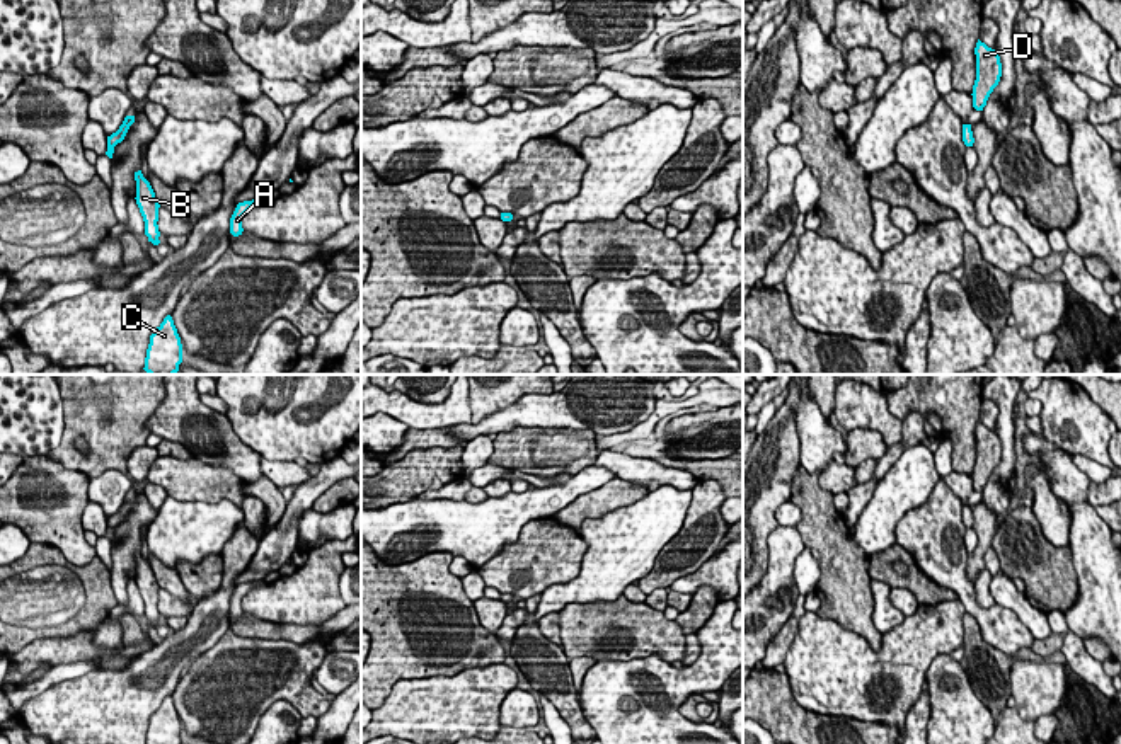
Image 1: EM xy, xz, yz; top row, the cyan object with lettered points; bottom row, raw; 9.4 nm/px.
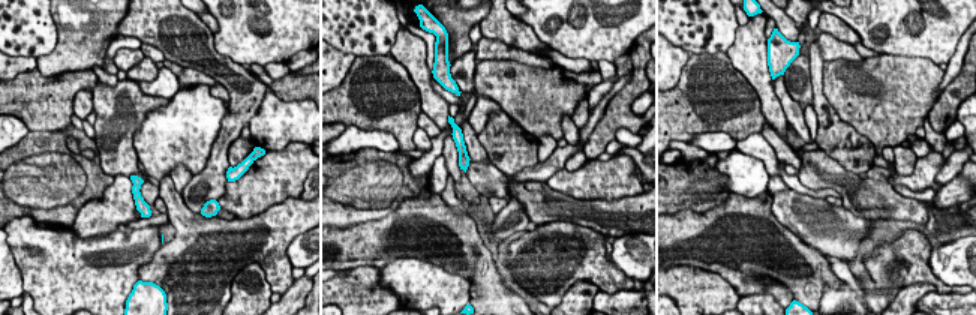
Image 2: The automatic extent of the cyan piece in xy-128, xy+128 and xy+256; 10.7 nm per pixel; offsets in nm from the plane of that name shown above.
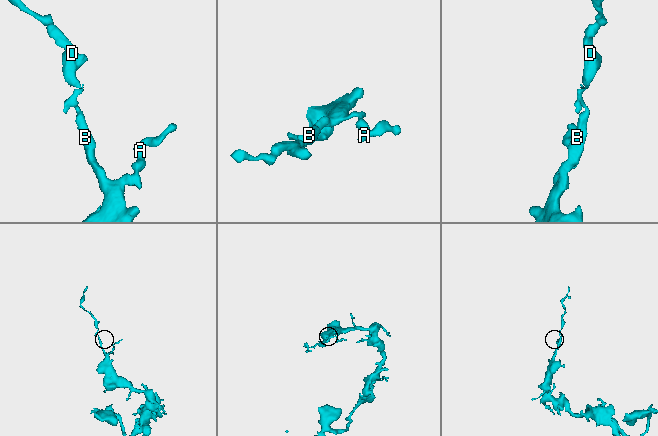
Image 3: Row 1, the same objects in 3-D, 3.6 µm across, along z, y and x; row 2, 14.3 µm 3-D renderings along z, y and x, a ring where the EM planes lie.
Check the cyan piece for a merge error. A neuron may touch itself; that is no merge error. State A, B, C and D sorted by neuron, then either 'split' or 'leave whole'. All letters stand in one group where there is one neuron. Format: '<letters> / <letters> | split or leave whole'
A B C / D | split

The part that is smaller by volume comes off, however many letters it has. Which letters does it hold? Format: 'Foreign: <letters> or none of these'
Foreign: D

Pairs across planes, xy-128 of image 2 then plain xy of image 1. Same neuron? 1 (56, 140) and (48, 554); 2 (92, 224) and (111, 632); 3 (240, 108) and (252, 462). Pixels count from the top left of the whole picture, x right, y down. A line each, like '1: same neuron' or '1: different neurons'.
1: same neuron
2: same neuron
3: same neuron

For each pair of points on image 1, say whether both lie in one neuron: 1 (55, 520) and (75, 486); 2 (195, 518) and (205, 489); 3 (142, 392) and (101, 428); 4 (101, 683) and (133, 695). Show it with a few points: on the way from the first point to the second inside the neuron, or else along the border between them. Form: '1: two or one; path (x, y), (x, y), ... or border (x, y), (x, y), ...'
1: one; path (63, 511), (72, 501), (72, 494)
2: two; border (167, 494), (212, 503), (230, 499), (241, 508)
3: one; path (132, 402), (111, 424)
4: one; path (109, 692), (113, 695), (125, 695)

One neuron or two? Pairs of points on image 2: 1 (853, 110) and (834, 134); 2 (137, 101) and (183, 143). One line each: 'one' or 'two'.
1: two
2: two

